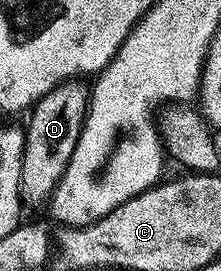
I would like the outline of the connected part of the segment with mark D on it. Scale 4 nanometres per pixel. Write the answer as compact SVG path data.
M69 80L64 83L61 83L59 86L56 86L55 89L50 91L46 96L39 98L36 102L35 106L32 107L30 113L27 115L28 118L28 126L26 125L26 129L24 130L24 155L22 156L22 176L20 177L20 201L23 203L25 207L28 206L40 206L49 201L52 195L56 191L56 186L62 180L62 176L66 172L66 168L70 164L70 156L74 152L74 148L78 144L78 136L80 135L80 129L84 126L84 117L88 114L88 99L90 97L90 90L87 85L80 85L77 81Z

